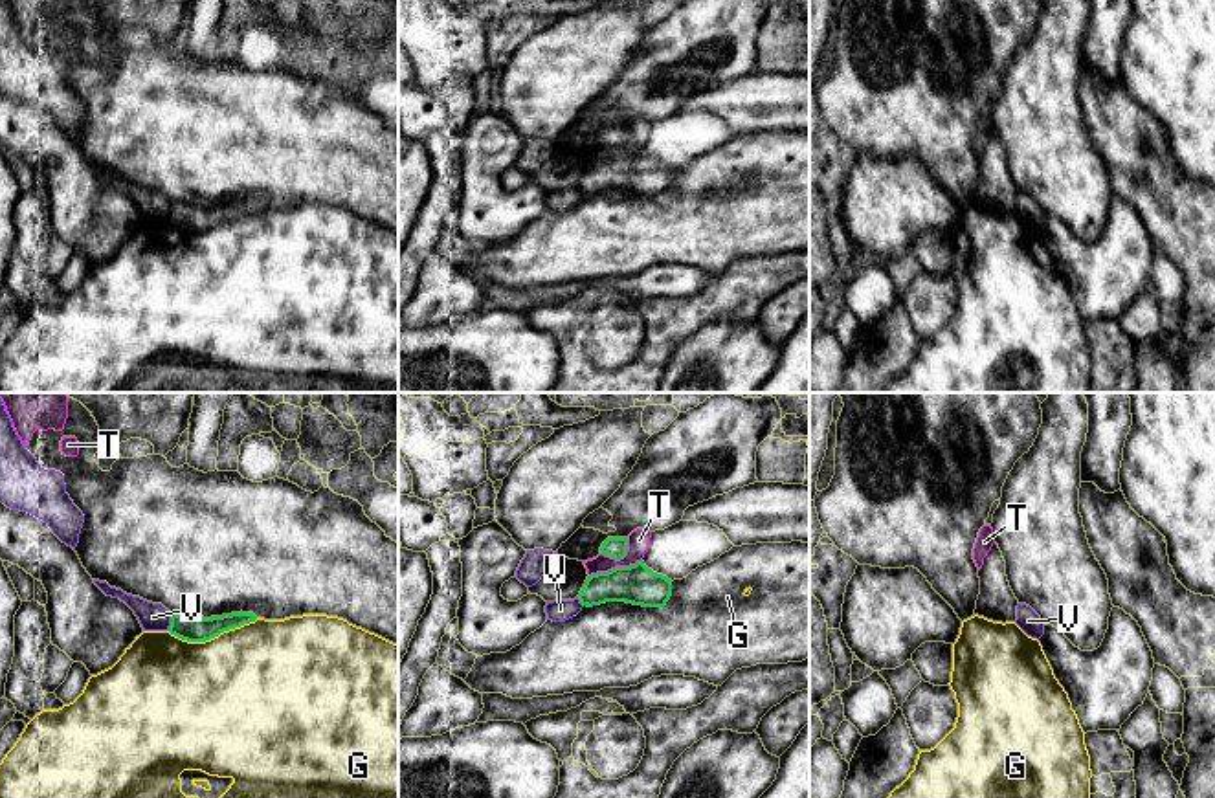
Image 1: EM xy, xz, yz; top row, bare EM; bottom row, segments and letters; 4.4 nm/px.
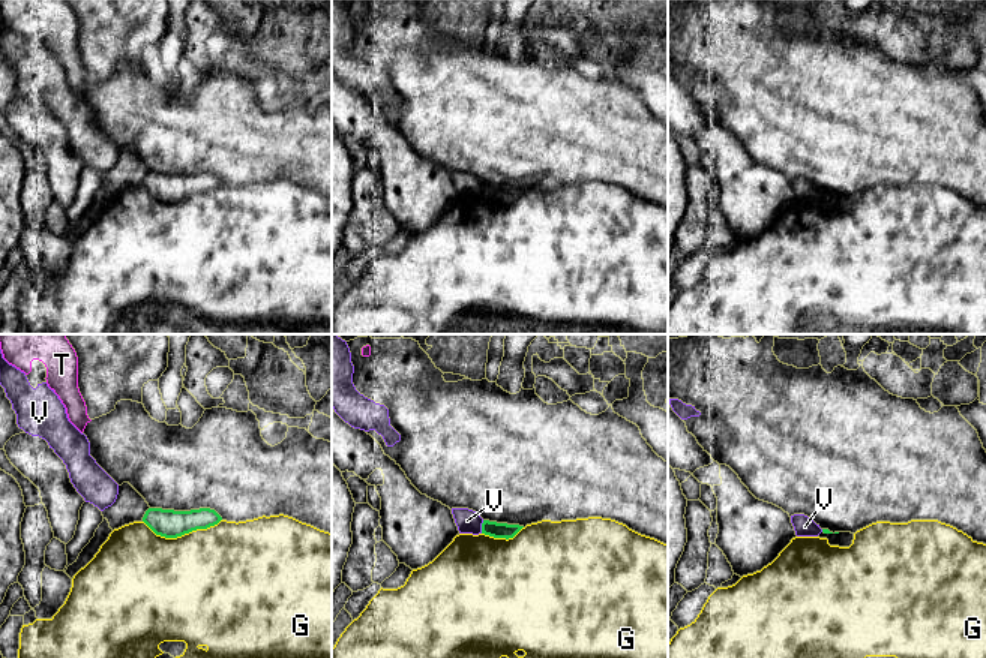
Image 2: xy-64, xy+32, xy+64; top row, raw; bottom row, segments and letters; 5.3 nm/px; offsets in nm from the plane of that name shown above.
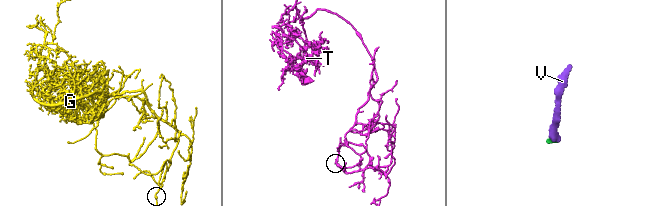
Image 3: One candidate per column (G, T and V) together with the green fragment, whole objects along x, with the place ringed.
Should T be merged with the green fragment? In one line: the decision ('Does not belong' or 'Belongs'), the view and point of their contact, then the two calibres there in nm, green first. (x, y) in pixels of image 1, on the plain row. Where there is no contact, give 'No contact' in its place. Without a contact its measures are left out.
Does not belong. Touches green at xz (615, 156). Thickness 170 nm (green) against 100 nm

